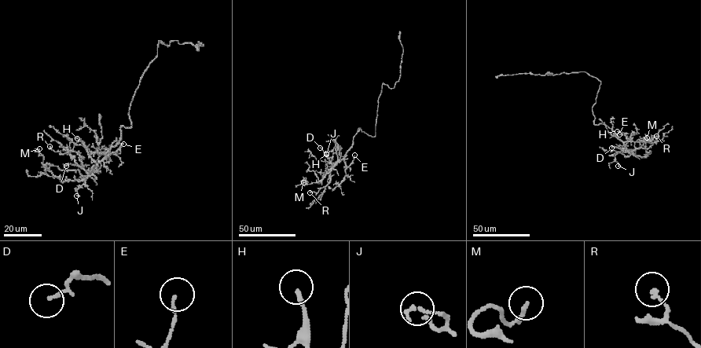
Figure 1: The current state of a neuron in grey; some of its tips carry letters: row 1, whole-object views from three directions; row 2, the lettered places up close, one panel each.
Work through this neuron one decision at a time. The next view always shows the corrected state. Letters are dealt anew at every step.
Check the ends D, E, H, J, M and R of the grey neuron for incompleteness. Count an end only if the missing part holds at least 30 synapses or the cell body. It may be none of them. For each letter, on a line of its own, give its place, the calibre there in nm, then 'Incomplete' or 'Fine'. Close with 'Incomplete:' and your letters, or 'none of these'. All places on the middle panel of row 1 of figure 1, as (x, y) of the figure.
D: Place: (320, 148). Thickness 100 nm. Fine
E: Place: (354, 155). Thickness 120 nm. Fine
H: Place: (326, 153). Thickness 170 nm. Fine
J: Place: (326, 154). Thickness 130 nm. Fine
M: Place: (303, 182). Thickness 180 nm. Fine
R: Place: (310, 192). Thickness 170 nm. Fine
Incomplete: none of these

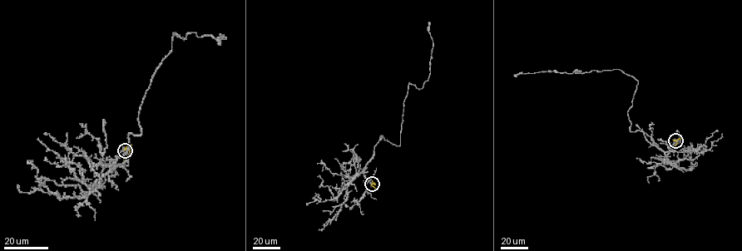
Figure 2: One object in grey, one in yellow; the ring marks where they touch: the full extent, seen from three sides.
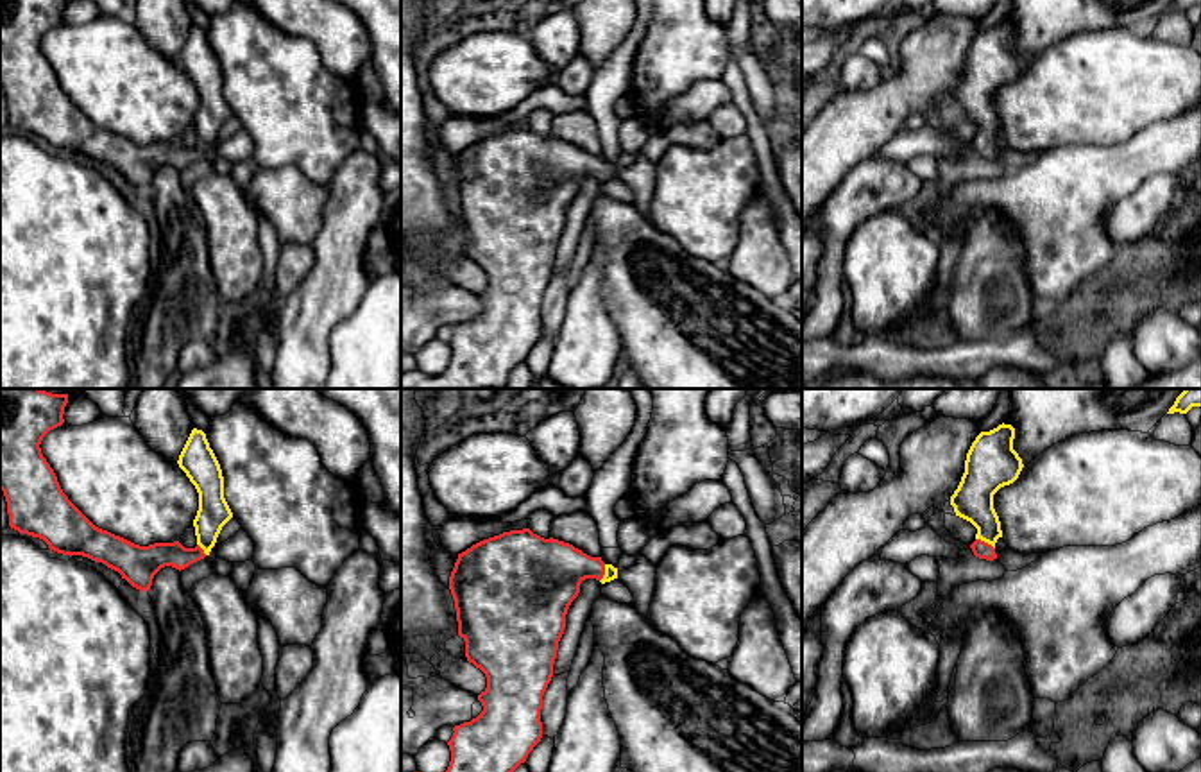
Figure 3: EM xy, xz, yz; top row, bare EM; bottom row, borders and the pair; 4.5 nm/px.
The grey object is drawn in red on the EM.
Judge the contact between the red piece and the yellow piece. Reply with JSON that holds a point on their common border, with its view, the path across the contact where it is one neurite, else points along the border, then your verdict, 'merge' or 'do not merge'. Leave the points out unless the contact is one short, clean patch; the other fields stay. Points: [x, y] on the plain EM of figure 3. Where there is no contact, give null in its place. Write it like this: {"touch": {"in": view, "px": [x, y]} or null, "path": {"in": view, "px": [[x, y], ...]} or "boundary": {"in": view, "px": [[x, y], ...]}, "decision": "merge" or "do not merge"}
{"touch": {"in": "yz", "px": [983, 140]}, "path": {"in": "yz", "px": [[983, 149], [983, 140], [983, 115], [972, 99]]}, "decision": "merge"}

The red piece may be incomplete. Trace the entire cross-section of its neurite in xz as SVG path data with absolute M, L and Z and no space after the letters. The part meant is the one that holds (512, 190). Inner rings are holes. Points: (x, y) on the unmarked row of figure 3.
M530 127L503 131L458 152L449 188L458 235L465 240L465 256L487 276L487 287L478 294L483 310L453 326L447 340L451 360L444 373L430 376L413 371L401 382L401 389L507 387L510 373L542 337L542 294L553 276L567 208L585 177L605 183L618 177L618 167L569 142L544 138Z

